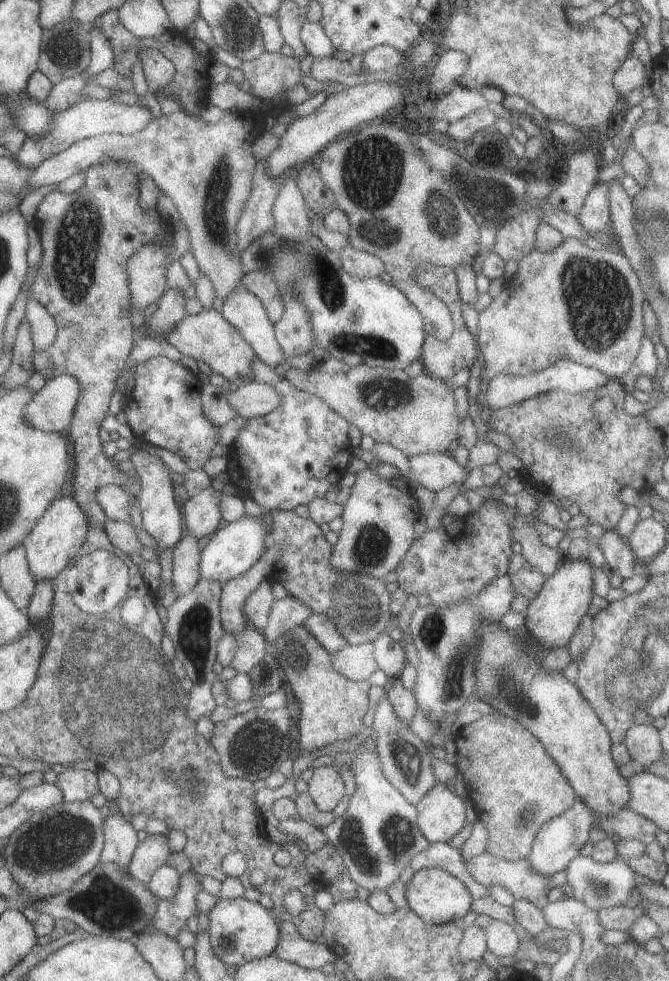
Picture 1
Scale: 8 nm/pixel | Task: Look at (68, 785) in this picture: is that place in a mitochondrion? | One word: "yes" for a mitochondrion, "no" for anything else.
no

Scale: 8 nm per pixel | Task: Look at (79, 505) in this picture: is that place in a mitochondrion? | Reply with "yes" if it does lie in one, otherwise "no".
no

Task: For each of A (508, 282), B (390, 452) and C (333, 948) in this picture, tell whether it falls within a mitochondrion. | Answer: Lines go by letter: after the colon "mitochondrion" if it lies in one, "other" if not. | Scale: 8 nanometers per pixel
A: other
B: other
C: other

